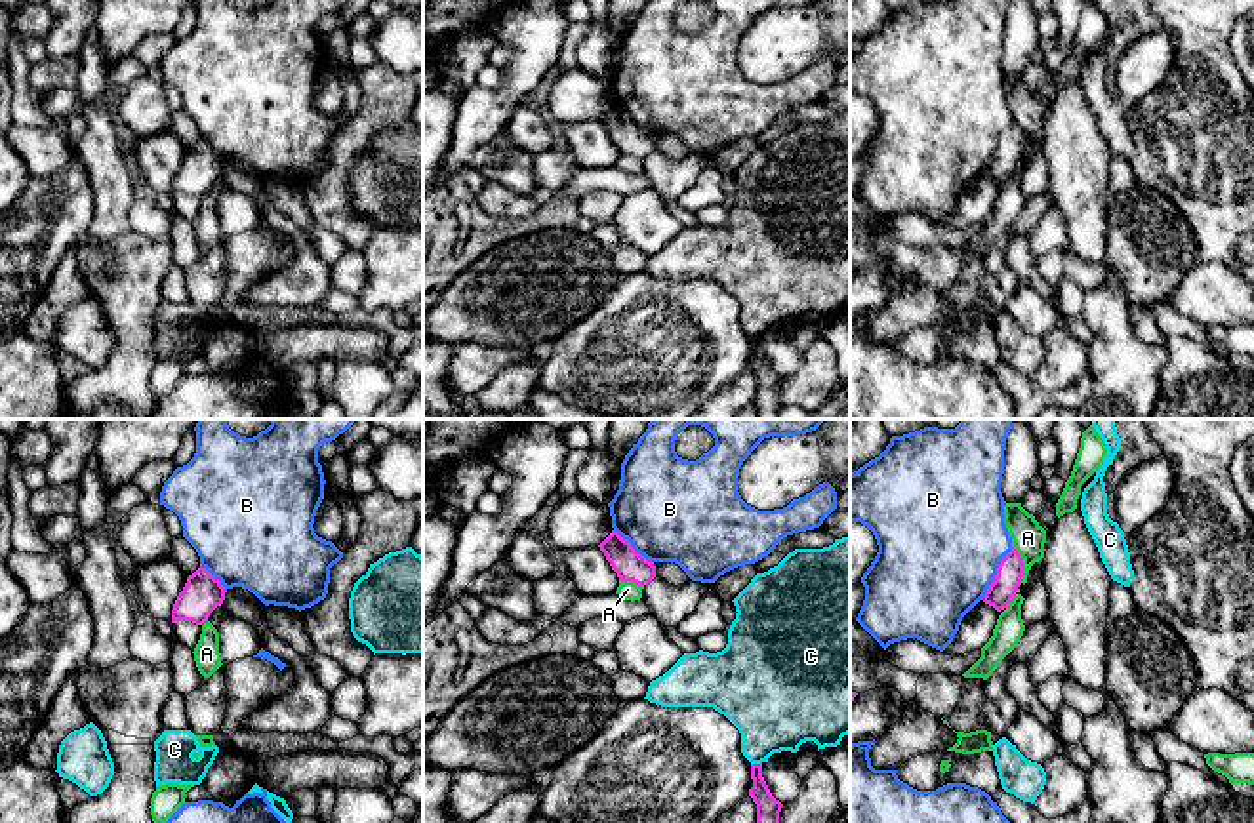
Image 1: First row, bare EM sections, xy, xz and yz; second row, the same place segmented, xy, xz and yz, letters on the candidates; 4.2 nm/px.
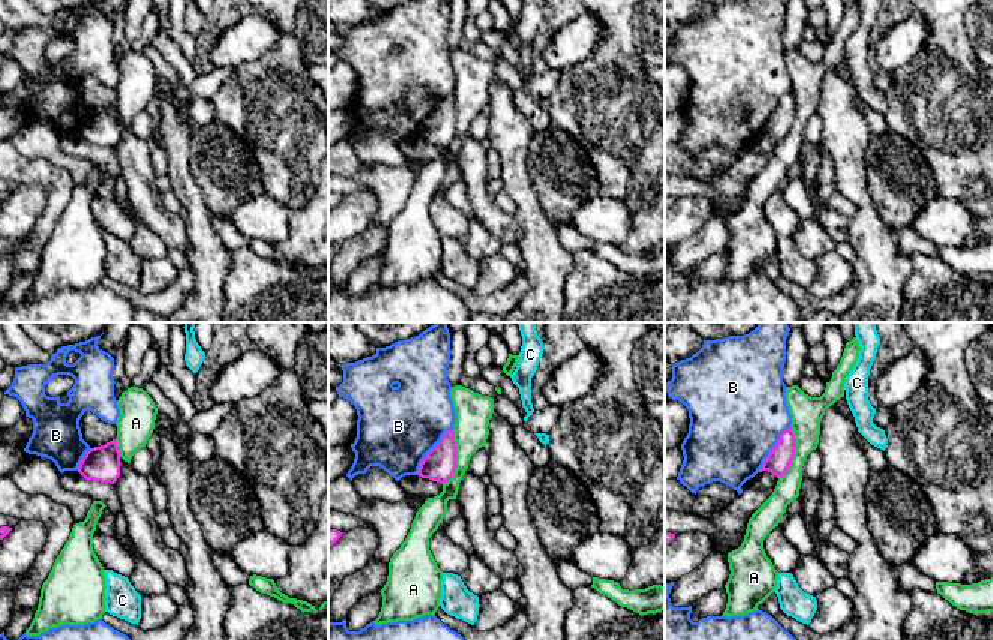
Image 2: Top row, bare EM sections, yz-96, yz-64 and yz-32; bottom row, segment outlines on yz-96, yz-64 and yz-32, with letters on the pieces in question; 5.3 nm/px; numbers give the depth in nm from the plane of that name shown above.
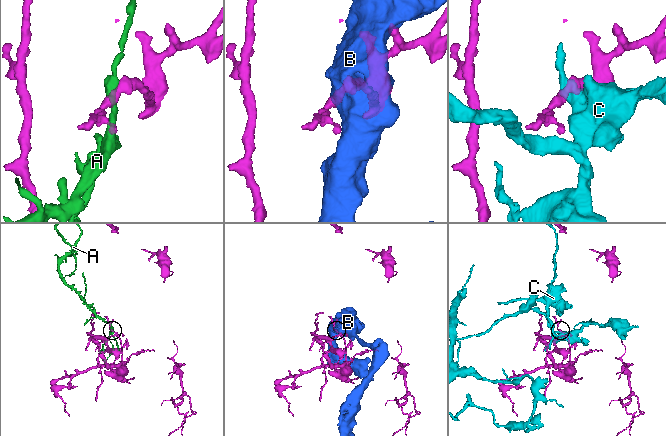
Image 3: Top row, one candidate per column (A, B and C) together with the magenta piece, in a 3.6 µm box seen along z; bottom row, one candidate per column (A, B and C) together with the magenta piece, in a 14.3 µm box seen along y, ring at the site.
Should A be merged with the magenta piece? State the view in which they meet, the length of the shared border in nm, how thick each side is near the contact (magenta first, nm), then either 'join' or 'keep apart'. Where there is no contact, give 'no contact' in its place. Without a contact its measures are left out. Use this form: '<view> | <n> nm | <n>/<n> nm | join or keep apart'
yz | 170 nm | 110/140 nm | keep apart

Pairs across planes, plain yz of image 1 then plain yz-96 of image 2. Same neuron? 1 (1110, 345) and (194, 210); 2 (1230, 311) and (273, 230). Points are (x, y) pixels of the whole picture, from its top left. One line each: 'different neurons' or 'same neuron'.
1: same neuron
2: same neuron

